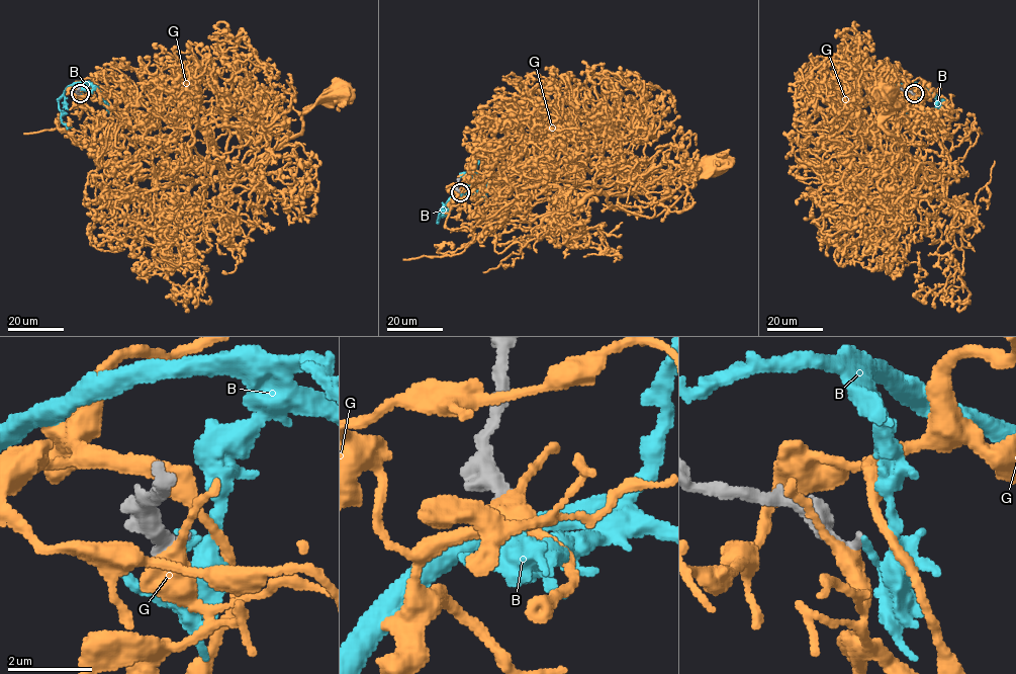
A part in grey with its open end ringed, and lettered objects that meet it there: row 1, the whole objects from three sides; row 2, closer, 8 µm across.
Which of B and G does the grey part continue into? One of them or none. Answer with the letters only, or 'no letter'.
no letter

